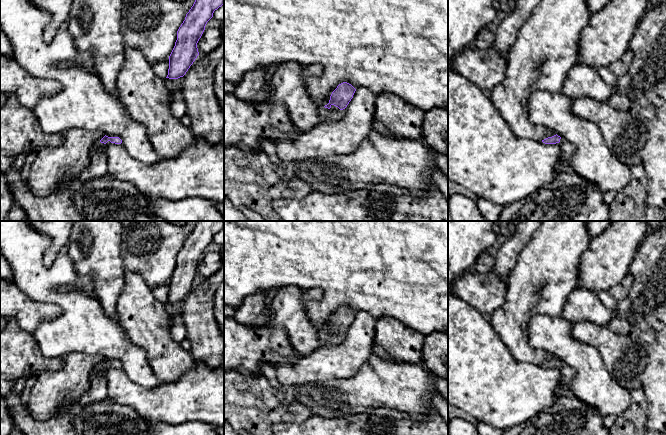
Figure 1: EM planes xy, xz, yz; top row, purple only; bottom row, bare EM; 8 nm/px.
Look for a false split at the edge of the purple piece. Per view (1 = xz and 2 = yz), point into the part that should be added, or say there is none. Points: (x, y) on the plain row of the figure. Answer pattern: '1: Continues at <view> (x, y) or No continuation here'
1: Continues at xz (325, 338)
2: Continues at yz (568, 373)

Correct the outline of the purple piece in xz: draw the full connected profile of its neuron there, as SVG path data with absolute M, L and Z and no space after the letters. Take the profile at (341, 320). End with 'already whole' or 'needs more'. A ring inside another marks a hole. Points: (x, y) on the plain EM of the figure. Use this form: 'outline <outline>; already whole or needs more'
outline M343 306L337 310L330 320L329 327L318 334L320 346L337 345L342 341L342 334L347 331L356 313Z; needs more

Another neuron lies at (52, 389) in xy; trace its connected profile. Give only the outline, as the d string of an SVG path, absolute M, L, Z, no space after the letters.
M72 352L63 357L63 367L44 371L30 390L27 409L39 421L53 417L64 404L80 400L90 387L90 375L105 358Z

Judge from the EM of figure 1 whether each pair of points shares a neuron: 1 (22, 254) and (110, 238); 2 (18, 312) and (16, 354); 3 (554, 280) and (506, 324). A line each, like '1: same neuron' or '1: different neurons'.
1: different neurons
2: different neurons
3: same neuron

